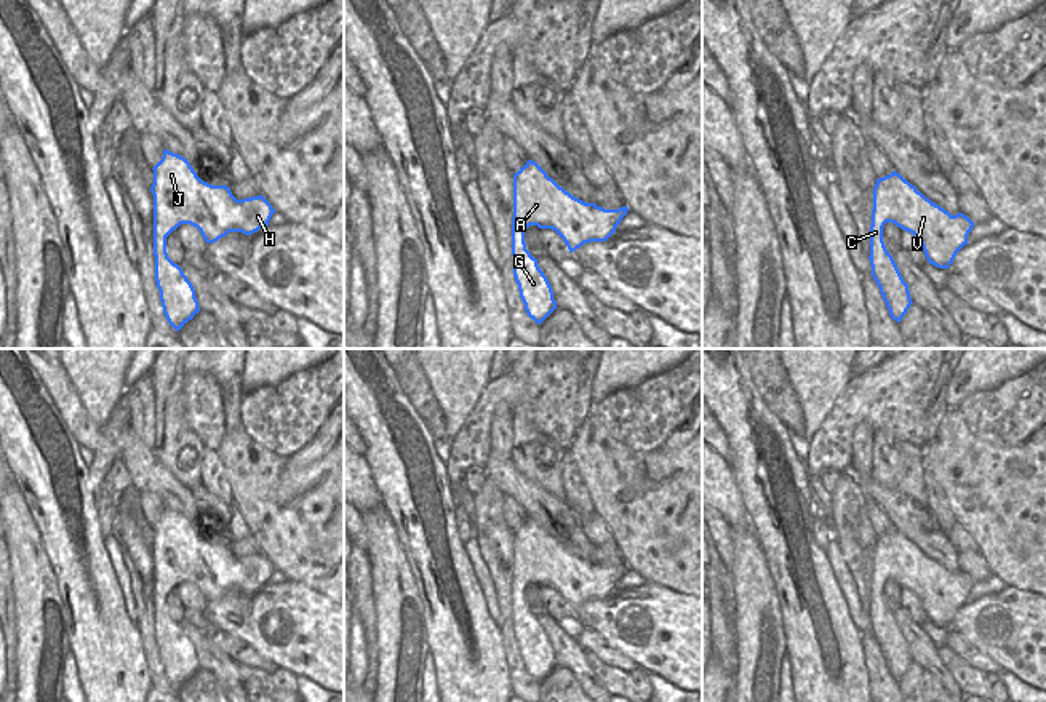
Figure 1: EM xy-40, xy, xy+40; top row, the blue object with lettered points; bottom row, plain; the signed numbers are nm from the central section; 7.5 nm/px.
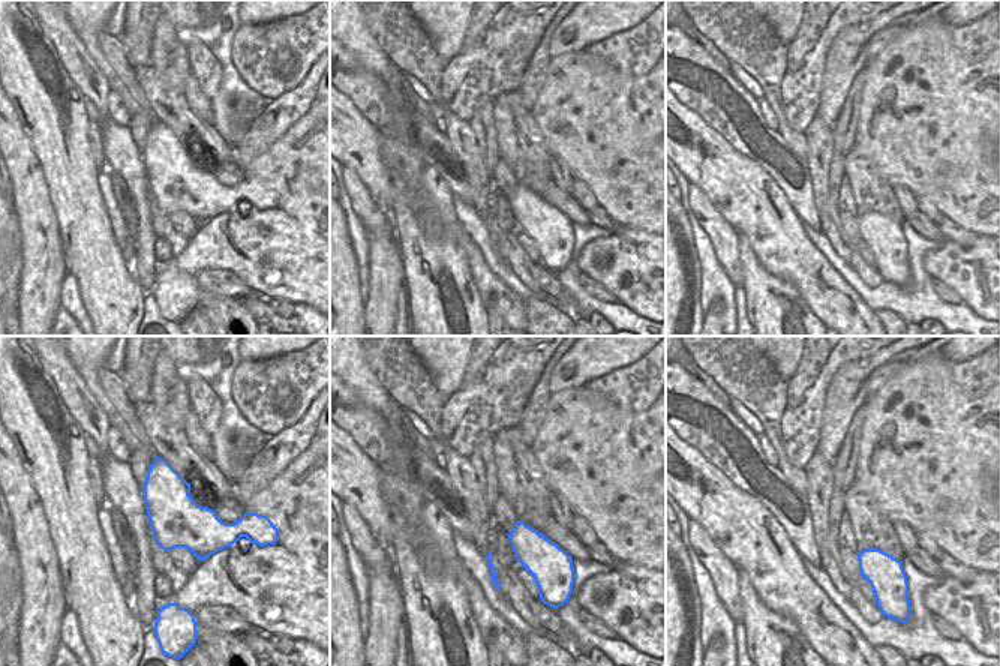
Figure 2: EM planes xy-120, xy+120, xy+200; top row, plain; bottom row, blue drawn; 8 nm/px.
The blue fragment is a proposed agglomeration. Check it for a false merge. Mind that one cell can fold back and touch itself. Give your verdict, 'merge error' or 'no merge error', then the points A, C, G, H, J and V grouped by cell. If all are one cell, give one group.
no merge error | A C G H J V

